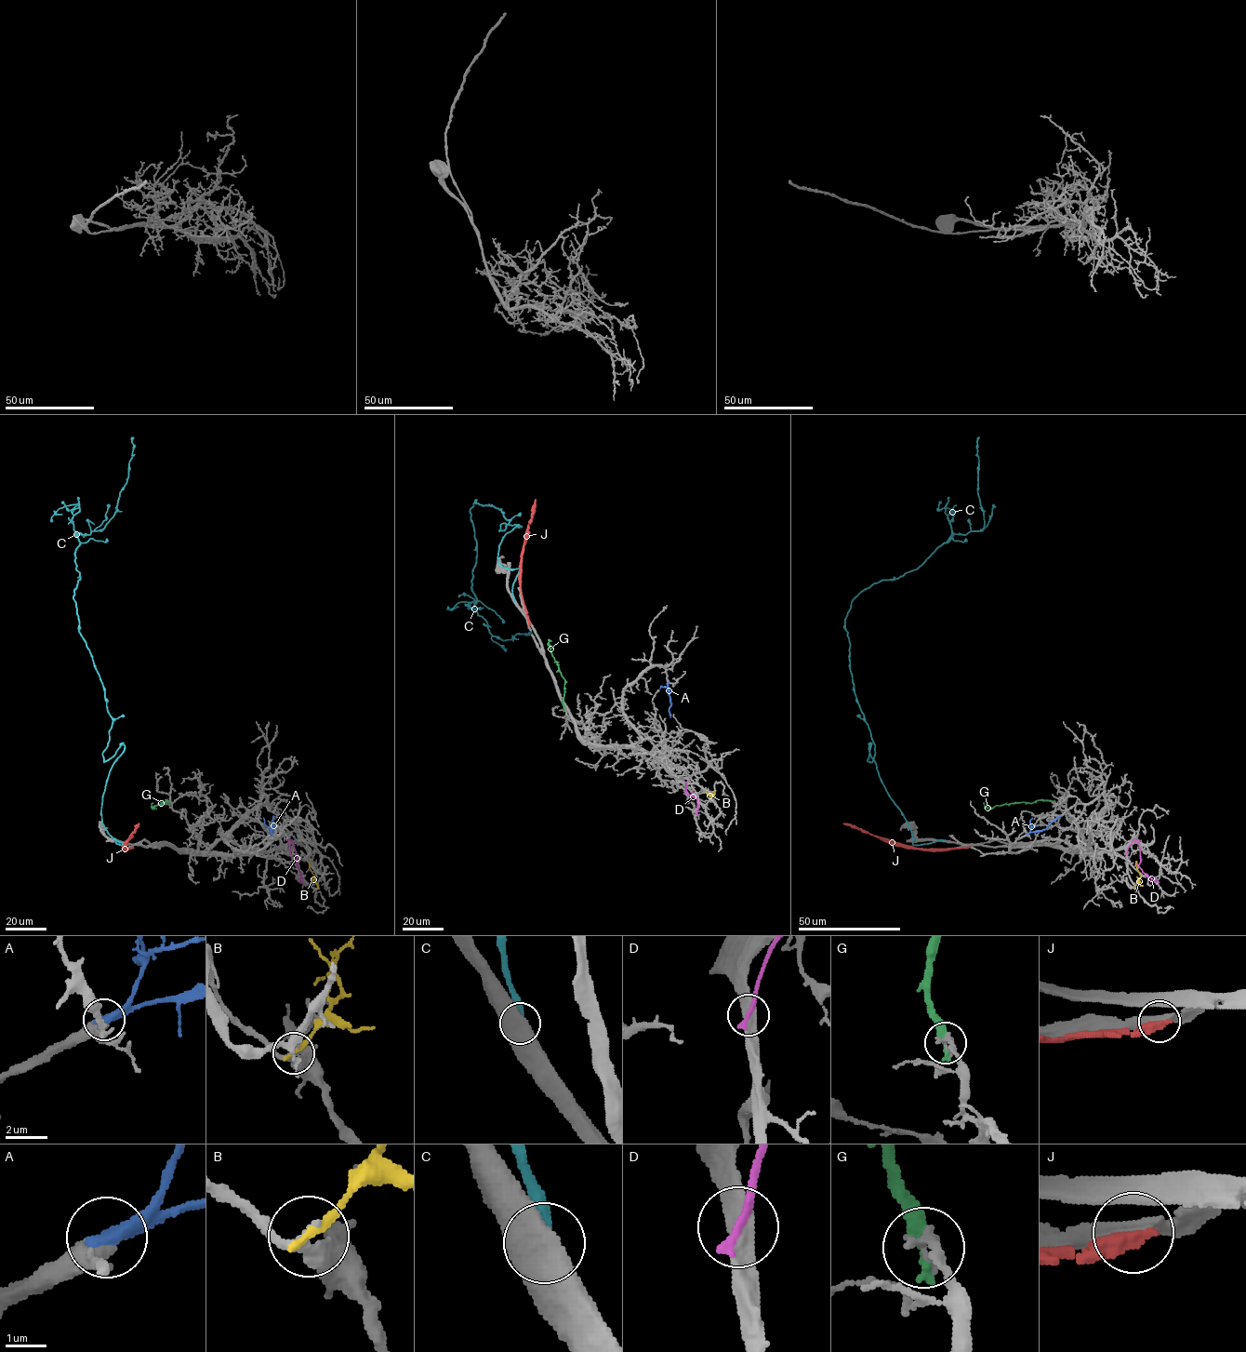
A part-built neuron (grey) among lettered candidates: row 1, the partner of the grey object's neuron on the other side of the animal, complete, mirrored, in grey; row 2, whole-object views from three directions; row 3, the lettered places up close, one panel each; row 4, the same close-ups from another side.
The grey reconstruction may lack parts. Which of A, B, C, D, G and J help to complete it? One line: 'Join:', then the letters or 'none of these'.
Join: A

